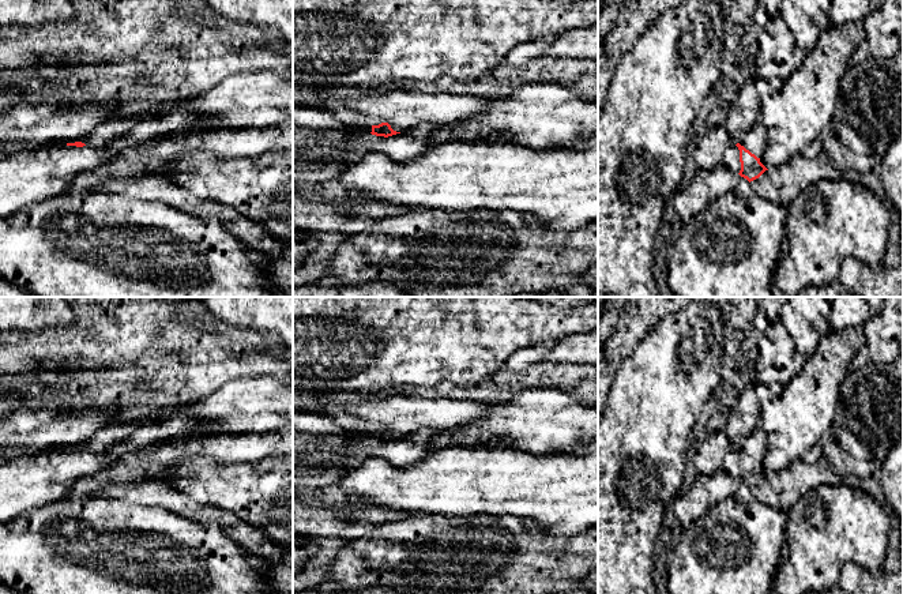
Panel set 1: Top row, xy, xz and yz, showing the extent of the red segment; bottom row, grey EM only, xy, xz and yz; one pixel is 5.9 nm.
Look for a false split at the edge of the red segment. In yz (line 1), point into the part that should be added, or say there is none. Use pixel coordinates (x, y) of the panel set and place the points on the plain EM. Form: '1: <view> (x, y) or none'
1: yz (755, 444)

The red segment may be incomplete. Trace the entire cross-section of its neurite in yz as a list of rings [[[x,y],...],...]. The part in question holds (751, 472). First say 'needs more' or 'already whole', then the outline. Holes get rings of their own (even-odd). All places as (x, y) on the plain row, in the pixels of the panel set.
needs more; [[[759,425],[749,436],[742,437],[735,451],[726,454],[723,470],[746,484],[749,488],[759,484],[768,475],[763,470],[765,448],[767,436]]]

